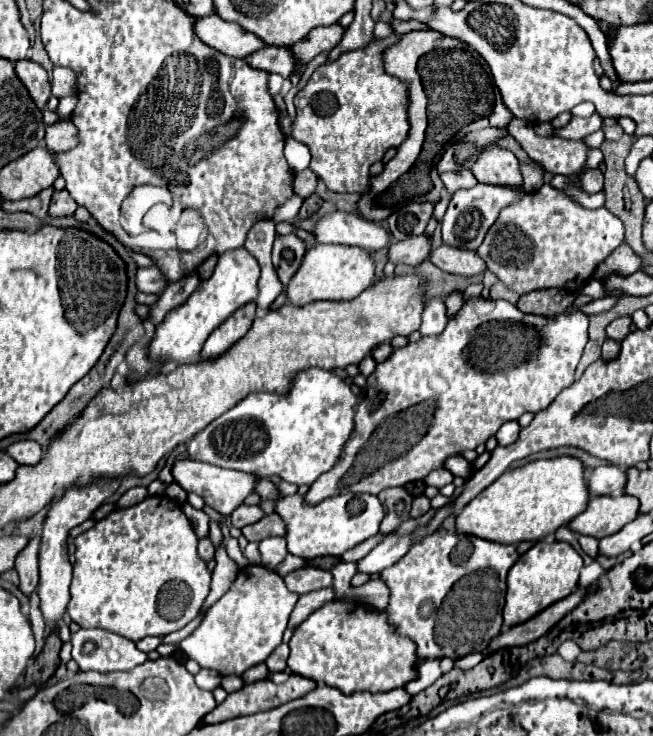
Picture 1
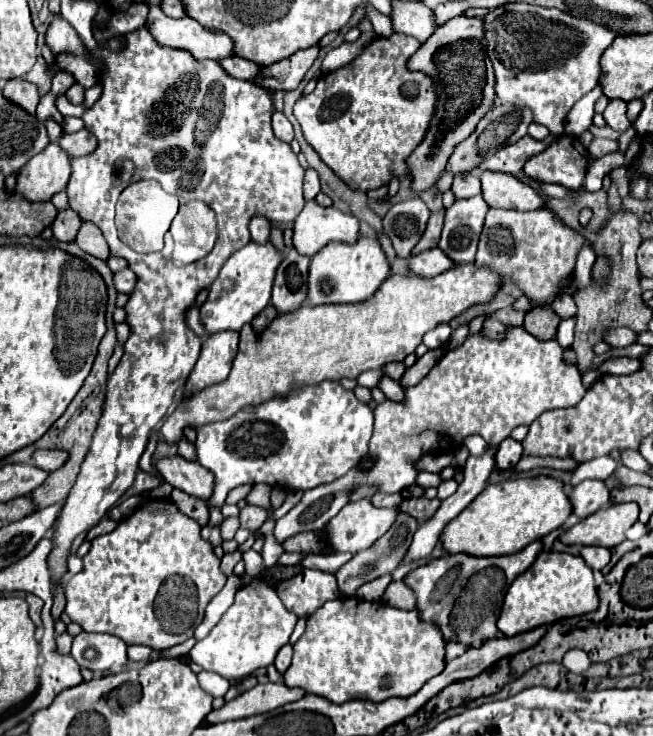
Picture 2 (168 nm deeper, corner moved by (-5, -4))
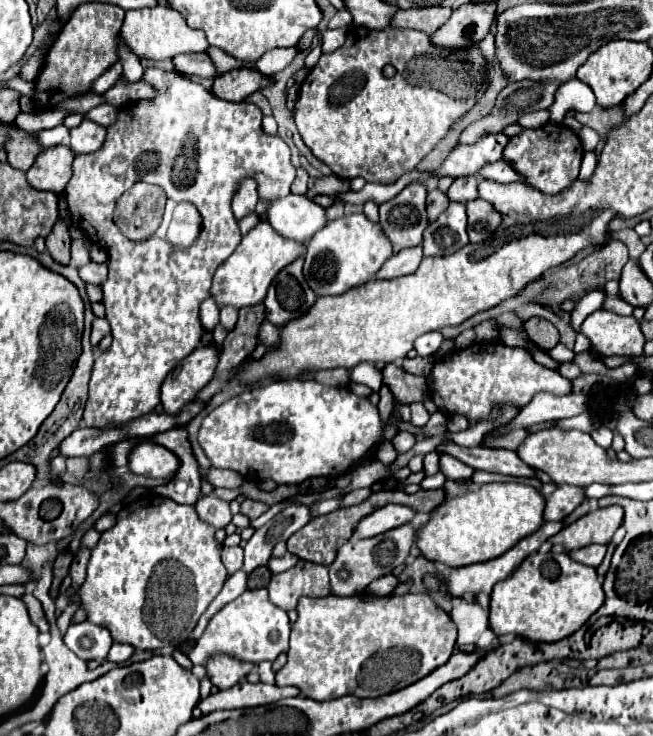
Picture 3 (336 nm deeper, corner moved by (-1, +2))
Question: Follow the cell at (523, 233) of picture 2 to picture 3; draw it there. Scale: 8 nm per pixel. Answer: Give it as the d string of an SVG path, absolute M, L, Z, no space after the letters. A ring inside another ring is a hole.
M481 198L467 202L467 216L469 216L467 232L471 244L487 240L501 226L501 216L497 214L497 210L493 210L493 206L489 206L489 202Z

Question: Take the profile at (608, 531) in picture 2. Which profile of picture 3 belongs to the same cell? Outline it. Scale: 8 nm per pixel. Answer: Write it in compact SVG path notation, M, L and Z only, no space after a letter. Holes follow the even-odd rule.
M607 506L581 516L579 520L565 526L549 540L553 544L565 544L567 552L587 544L609 544L621 522L623 522L623 508Z

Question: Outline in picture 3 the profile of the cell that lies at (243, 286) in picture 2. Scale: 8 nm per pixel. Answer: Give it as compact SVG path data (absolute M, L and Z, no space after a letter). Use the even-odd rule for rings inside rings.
M259 222L251 232L247 232L243 236L243 240L235 248L235 252L217 268L211 290L209 290L211 298L215 300L217 308L233 306L233 308L241 310L247 306L261 304L267 296L267 288L269 288L271 280L275 278L275 274L281 268L285 268L287 264L291 264L297 256L301 256L303 250L305 250L303 244L281 238L281 234L277 234L269 226L269 222Z

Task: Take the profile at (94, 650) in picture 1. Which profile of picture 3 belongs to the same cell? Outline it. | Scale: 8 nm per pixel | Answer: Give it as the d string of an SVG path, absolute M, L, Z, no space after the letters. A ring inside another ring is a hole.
M81 622L81 624L71 624L67 634L65 634L65 646L73 650L81 660L97 660L105 662L107 654L111 650L113 638L107 628L91 624L91 622Z

